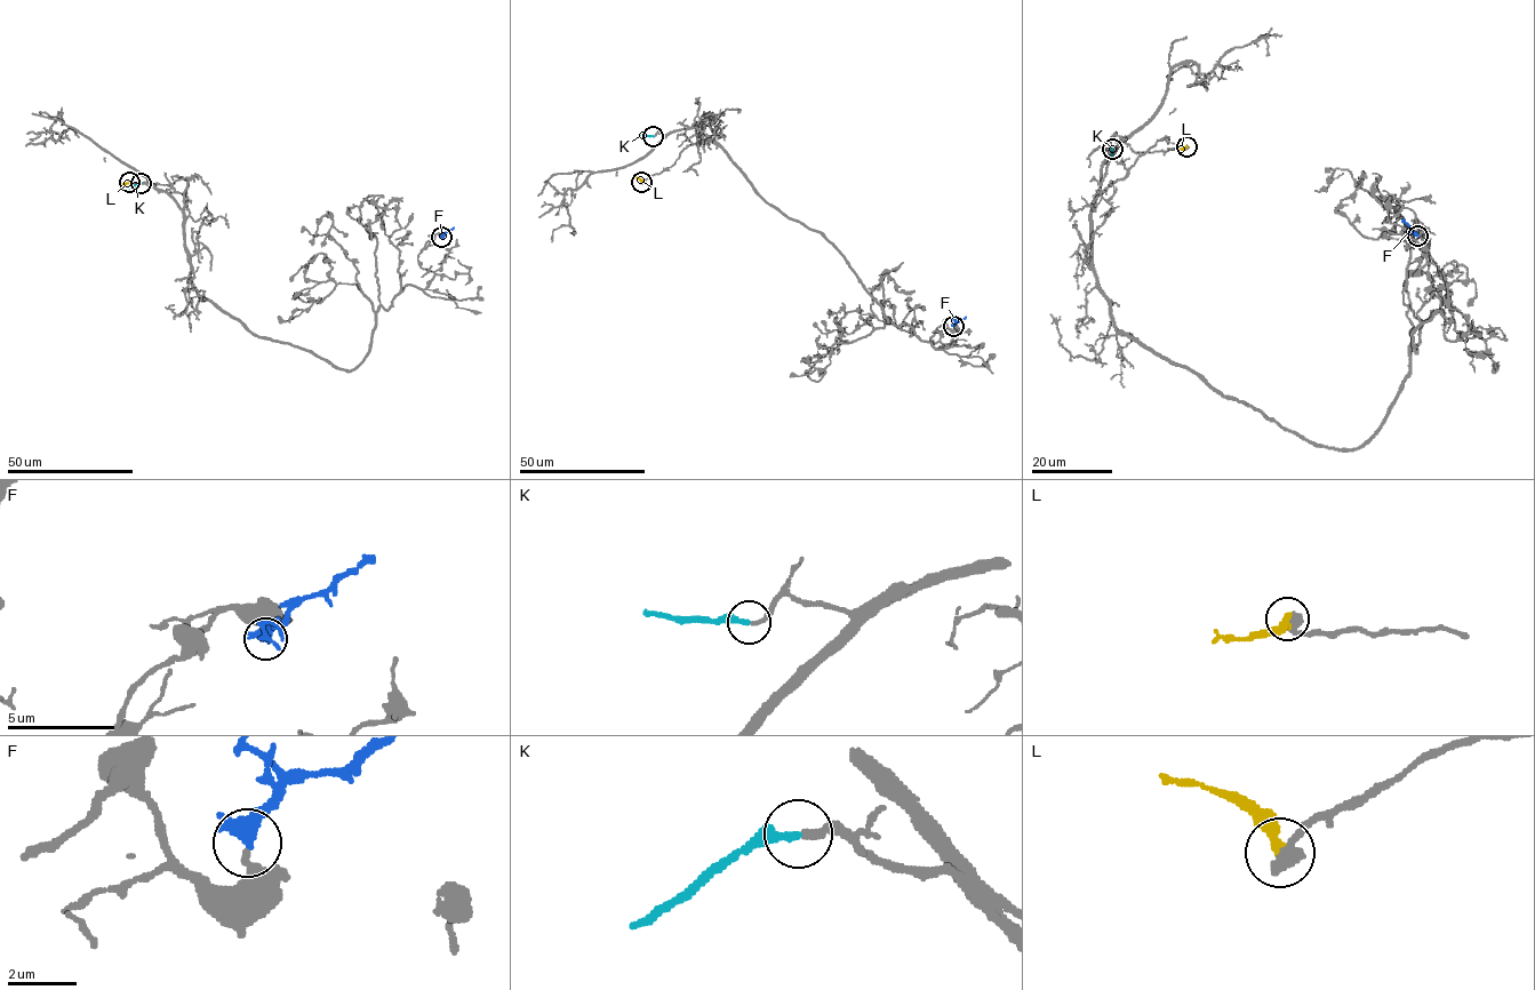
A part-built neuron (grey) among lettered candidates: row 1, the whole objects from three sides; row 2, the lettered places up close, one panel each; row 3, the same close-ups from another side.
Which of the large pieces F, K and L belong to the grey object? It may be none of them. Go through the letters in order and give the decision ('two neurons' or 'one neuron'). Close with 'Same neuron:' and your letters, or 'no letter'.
F: two neurons
K: one neuron
L: two neurons
Same neuron: K

